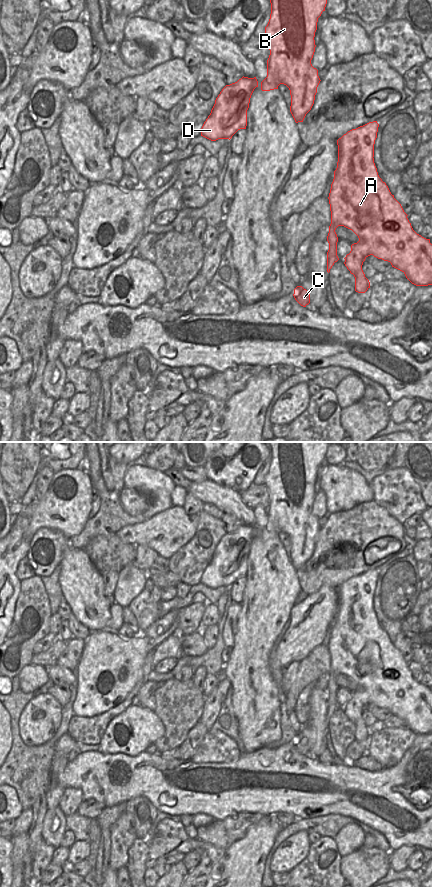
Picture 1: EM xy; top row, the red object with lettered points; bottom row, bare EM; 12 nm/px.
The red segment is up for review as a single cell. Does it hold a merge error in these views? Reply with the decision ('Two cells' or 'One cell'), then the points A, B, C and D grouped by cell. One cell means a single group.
One cell. Groups: A B C D.

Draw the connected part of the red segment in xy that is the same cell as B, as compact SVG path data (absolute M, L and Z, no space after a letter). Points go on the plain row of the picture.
M269 442L270 467L264 485L269 492L267 525L261 530L262 539L278 537L280 532L290 538L290 560L296 571L303 570L311 558L320 531L318 518L311 512L315 500L315 480L318 466L325 459L329 442Z

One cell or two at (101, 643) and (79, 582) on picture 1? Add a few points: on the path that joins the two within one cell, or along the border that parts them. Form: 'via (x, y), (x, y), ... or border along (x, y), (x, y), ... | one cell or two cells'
border along (94, 630), (91, 632) | two cells

